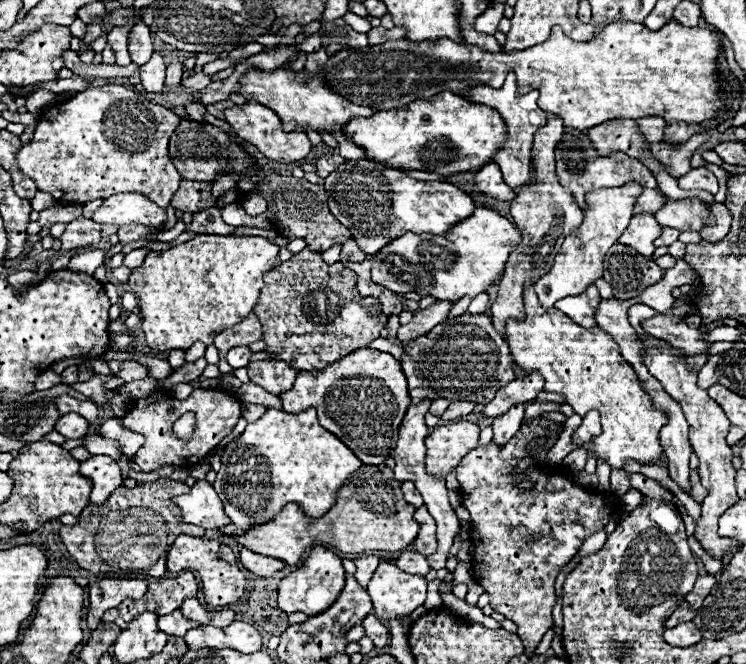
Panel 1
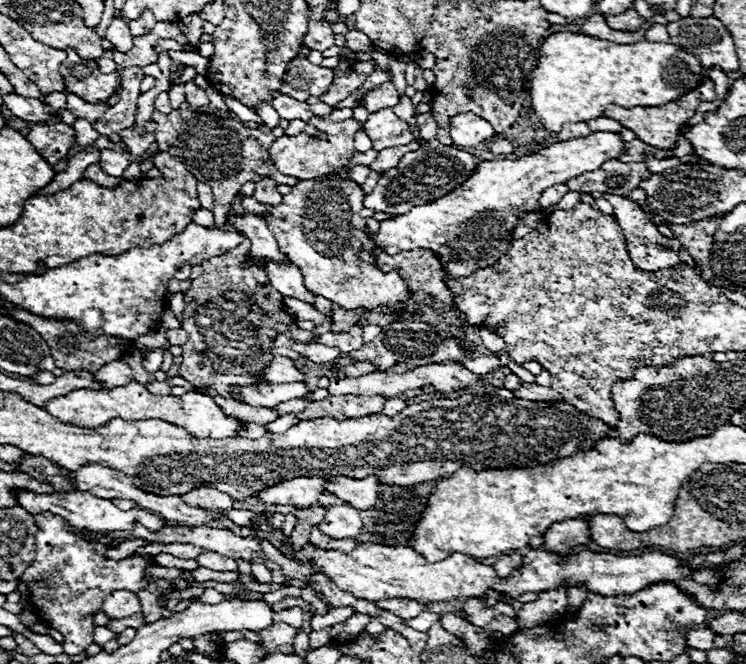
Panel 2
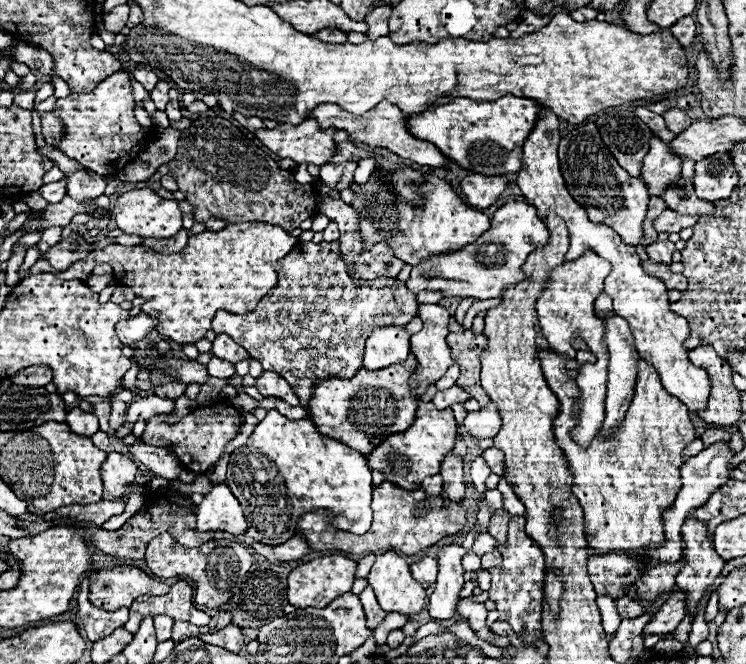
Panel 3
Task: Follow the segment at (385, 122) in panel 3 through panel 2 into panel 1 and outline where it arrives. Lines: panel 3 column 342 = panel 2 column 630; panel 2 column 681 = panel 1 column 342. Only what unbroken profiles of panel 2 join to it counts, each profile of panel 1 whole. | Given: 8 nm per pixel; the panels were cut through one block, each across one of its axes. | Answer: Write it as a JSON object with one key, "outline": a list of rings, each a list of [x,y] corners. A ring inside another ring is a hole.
{"outline":[[[324,50],[310,52],[306,68],[302,72],[288,72],[284,68],[278,68],[274,72],[246,72],[240,80],[240,94],[248,100],[256,100],[270,110],[274,110],[284,126],[284,132],[296,132],[296,130],[316,130],[316,132],[334,132],[334,126],[346,126],[354,116],[370,116],[376,110],[366,106],[350,104],[350,100],[342,100],[342,96],[336,96],[336,92],[330,92],[322,84],[322,64],[328,60],[328,54]]]}

